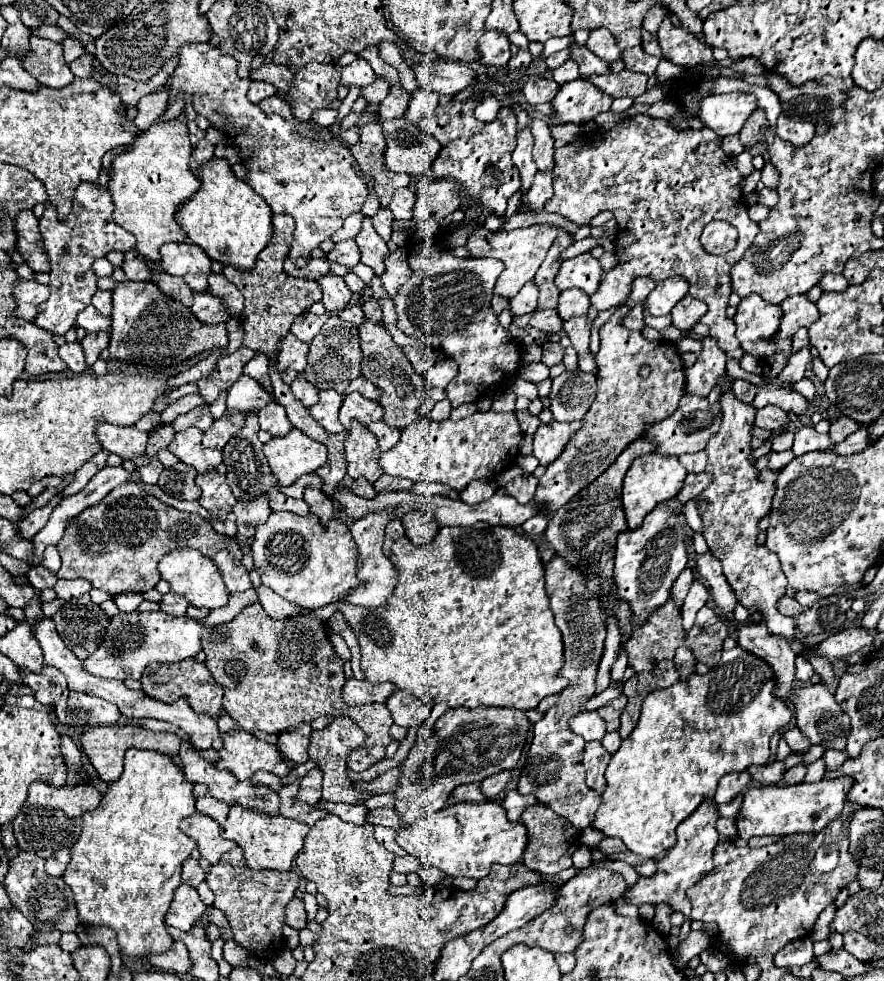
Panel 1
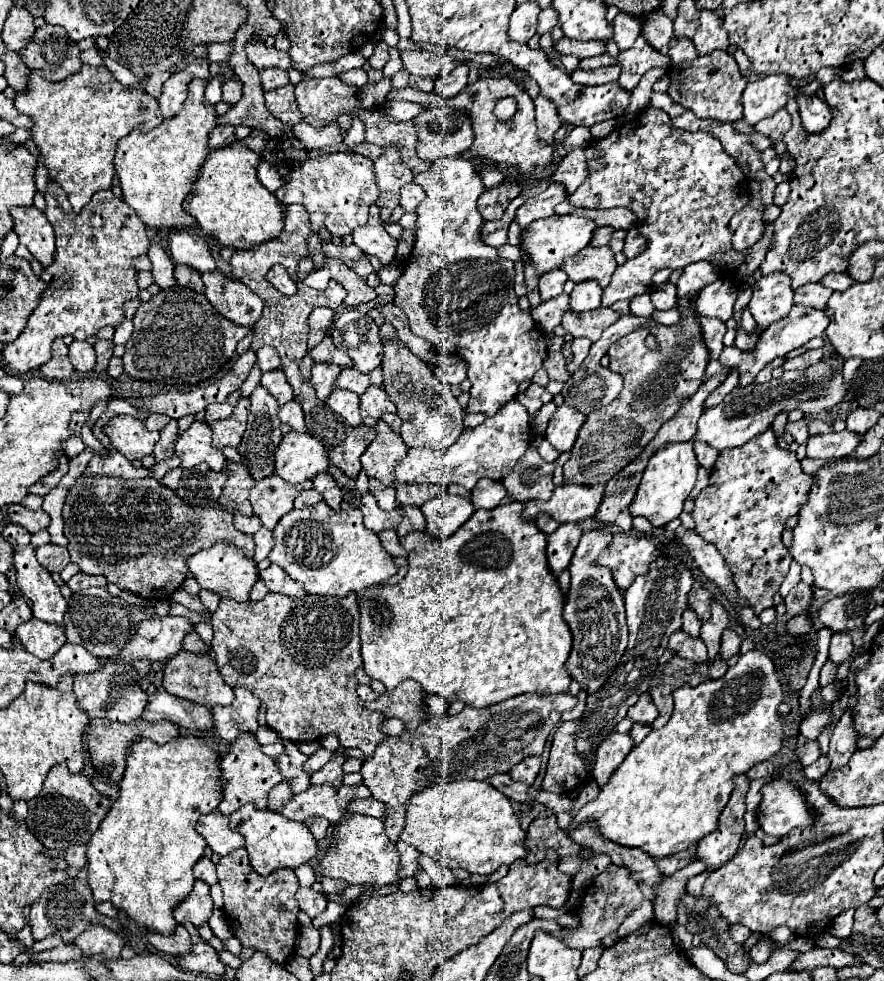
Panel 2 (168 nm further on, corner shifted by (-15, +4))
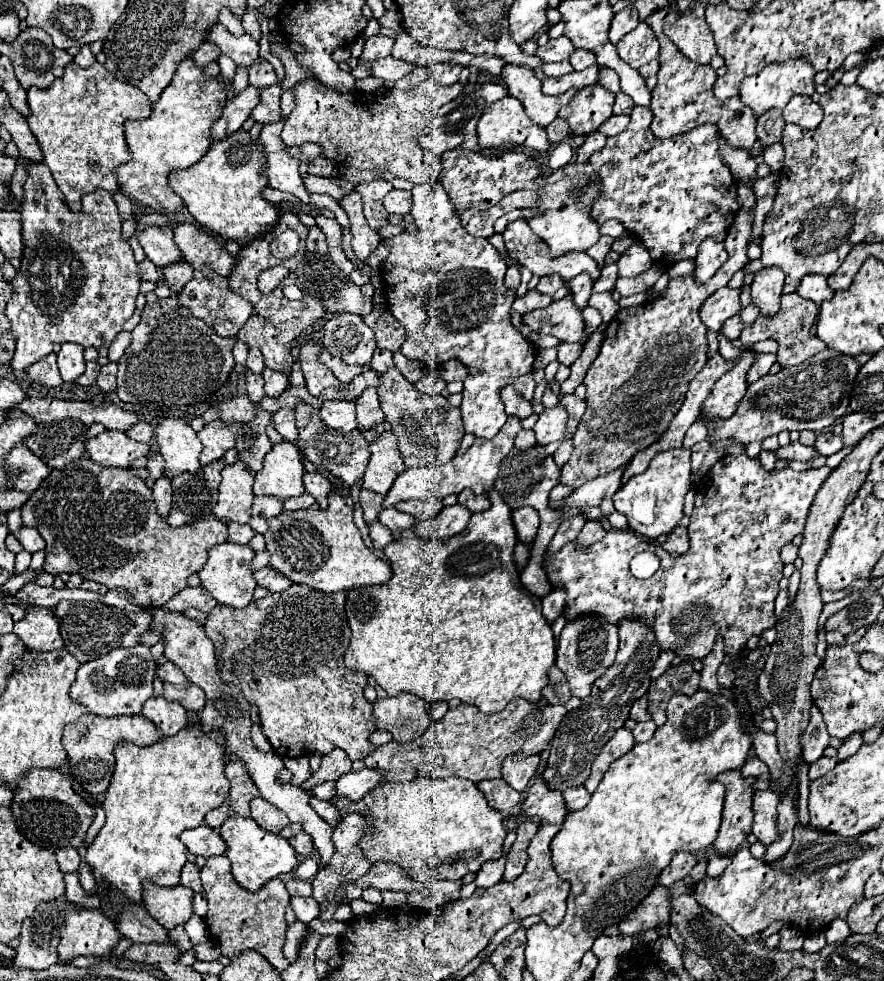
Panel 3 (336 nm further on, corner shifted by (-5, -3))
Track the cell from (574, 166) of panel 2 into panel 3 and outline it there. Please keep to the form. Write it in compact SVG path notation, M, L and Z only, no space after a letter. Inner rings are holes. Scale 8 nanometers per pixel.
M570 162L564 168L558 168L554 174L542 176L540 188L534 192L530 190L512 192L510 196L504 196L500 204L496 204L494 208L488 208L488 210L470 208L462 212L462 228L472 236L488 238L494 234L494 222L506 212L514 208L536 208L538 214L536 214L536 220L530 220L530 228L538 236L542 236L542 240L550 246L552 256L562 256L572 250L588 250L600 238L600 232L598 232L600 226L590 216L592 204L600 194L602 194L602 184L594 168L588 162L586 164Z

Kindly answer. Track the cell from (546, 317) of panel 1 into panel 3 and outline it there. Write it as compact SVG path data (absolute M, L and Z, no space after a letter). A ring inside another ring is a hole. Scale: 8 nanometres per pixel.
M528 290L522 298L516 298L514 310L518 310L520 314L526 314L526 312L532 312L536 308L546 308L550 302L552 302L550 296L544 296L538 290Z

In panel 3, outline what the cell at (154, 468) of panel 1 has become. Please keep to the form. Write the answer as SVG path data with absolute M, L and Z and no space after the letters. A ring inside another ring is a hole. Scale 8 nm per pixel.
M158 478L154 484L154 504L156 504L156 512L160 514L162 520L168 520L170 508L172 508L172 486L170 486L170 478Z

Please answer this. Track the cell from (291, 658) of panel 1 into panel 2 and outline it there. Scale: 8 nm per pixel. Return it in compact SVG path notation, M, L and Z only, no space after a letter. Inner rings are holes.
M268 593L262 601L246 603L220 599L220 607L212 615L212 651L216 655L216 665L224 681L230 687L244 687L254 693L266 709L268 727L272 727L282 739L320 741L328 733L336 733L342 747L358 747L368 761L388 735L380 731L386 715L364 709L364 703L356 693L358 679L354 671L358 665L362 665L358 621L360 613L356 593L348 593L346 597L306 595L300 599L290 599L280 593Z

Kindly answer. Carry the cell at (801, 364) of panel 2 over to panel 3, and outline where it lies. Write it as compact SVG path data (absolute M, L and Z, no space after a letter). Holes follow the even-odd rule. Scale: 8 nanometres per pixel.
M796 292L792 294L782 294L782 306L780 306L780 312L774 314L774 316L758 316L752 326L744 328L742 330L742 336L740 336L740 342L750 346L754 344L754 340L762 340L762 338L774 338L778 342L778 362L782 364L782 368L788 368L788 366L796 366L796 364L802 364L804 360L808 360L810 356L822 352L826 348L826 344L822 344L822 340L818 340L816 336L810 334L810 328L816 320L816 314L818 314L818 308L814 302L798 296ZM772 328L778 328L774 334L772 334Z

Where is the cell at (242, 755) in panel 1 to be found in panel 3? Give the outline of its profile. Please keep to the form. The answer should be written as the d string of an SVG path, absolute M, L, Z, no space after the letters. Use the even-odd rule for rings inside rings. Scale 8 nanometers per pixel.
M240 760L226 764L226 778L230 780L230 794L228 794L228 800L220 808L214 808L206 816L206 826L210 828L220 828L222 822L234 814L250 816L250 800L260 796L256 784L250 780Z

